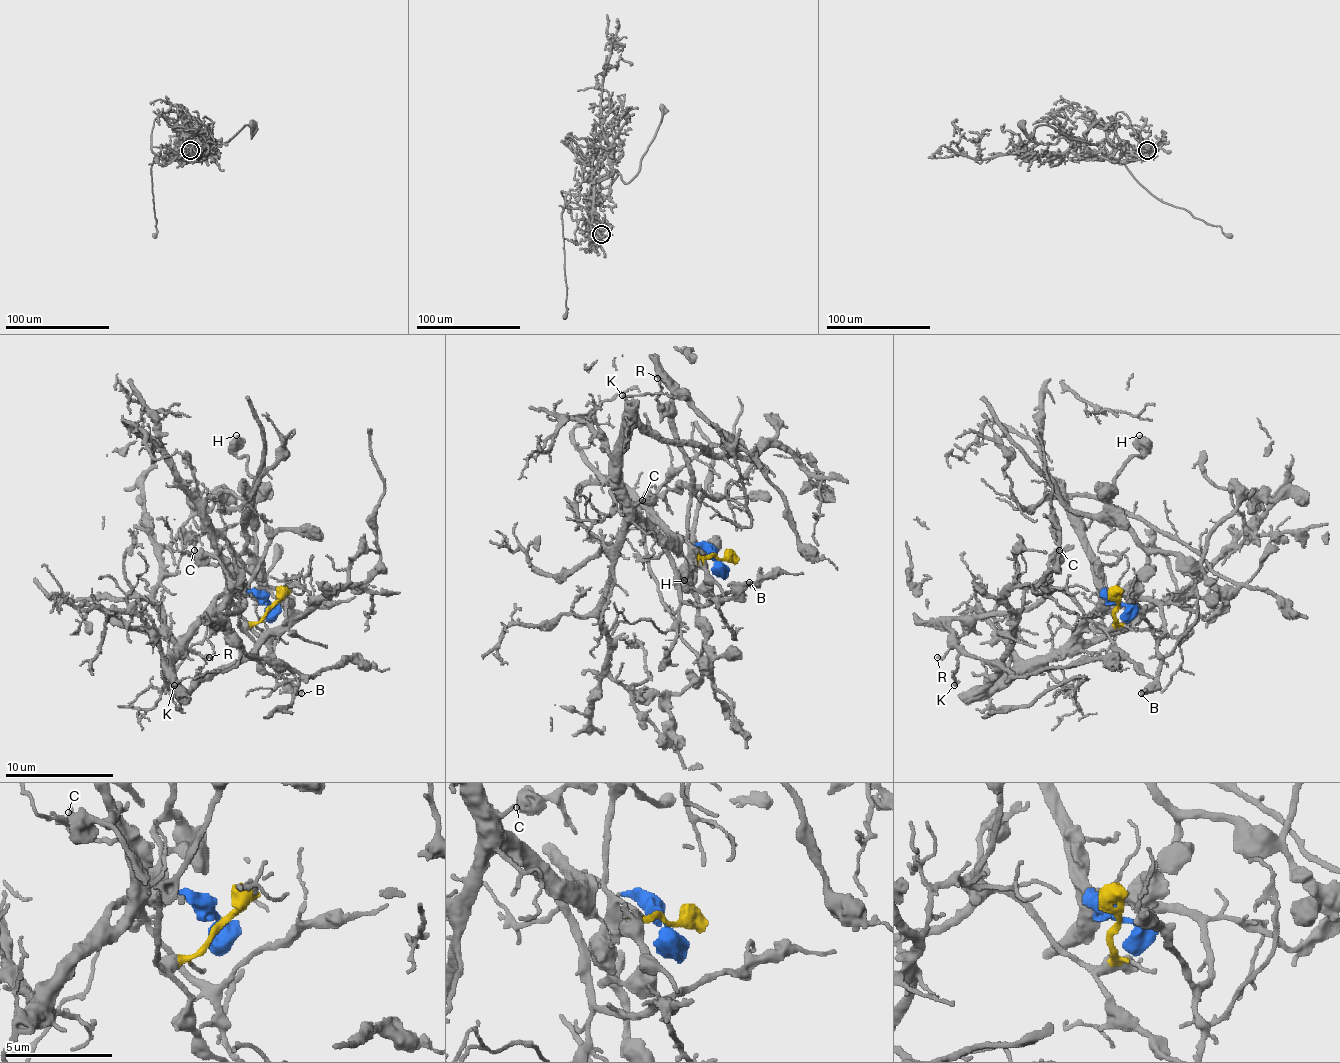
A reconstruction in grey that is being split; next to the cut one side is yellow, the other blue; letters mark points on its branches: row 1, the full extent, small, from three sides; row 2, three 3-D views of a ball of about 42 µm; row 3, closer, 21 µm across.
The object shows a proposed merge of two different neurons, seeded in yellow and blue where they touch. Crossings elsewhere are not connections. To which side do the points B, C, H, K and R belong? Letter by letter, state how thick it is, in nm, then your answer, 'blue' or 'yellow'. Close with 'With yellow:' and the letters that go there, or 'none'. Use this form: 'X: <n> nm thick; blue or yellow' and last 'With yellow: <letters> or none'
B: 320 nm thick; yellow
C: 600 nm thick; yellow
H: 650 nm thick; blue
K: 160 nm thick; yellow
R: 170 nm thick; yellow
With yellow: B, C, K, R

